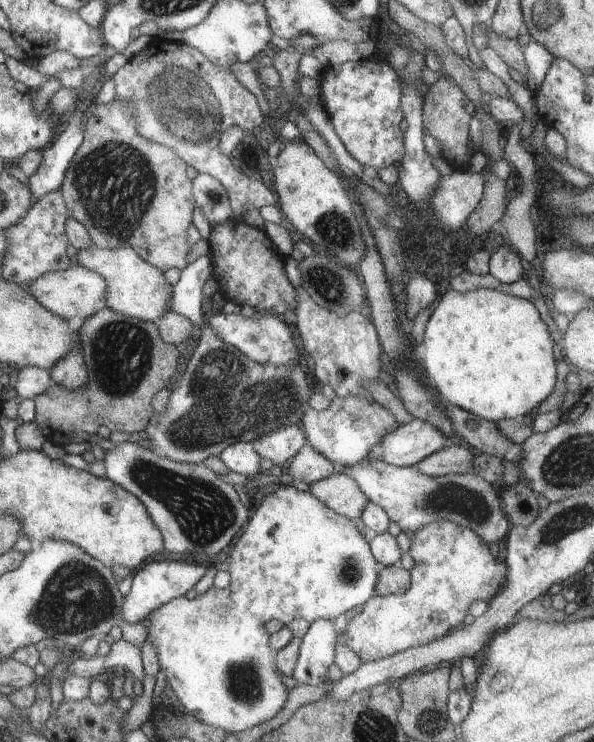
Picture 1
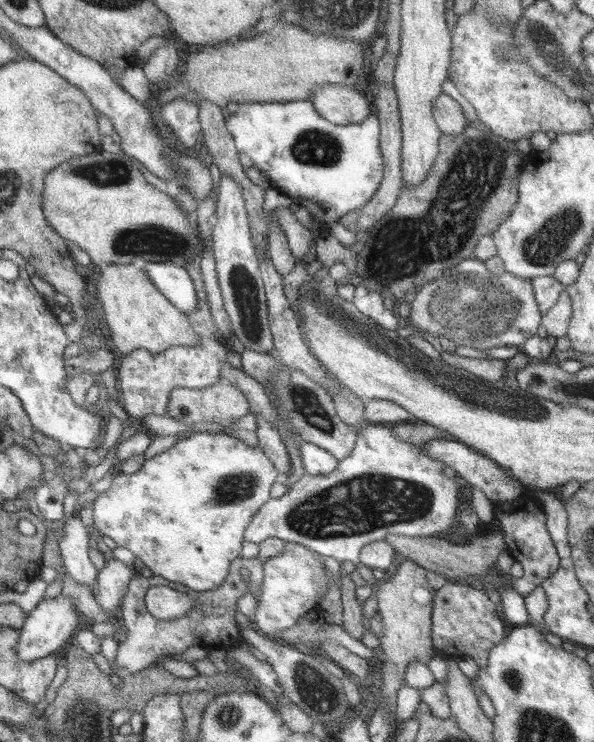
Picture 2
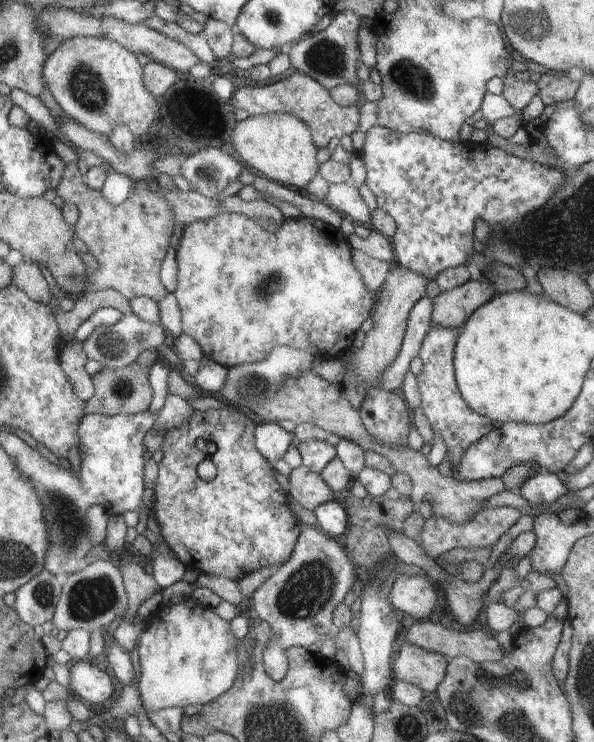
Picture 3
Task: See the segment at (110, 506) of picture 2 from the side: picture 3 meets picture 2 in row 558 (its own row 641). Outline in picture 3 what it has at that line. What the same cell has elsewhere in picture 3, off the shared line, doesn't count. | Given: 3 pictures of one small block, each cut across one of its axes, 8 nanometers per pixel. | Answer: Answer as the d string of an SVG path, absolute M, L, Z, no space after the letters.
M191 596L175 605L162 606L149 618L138 644L141 674L137 689L143 708L161 711L168 707L184 709L190 704L204 706L224 694L240 672L235 639L229 621Z

